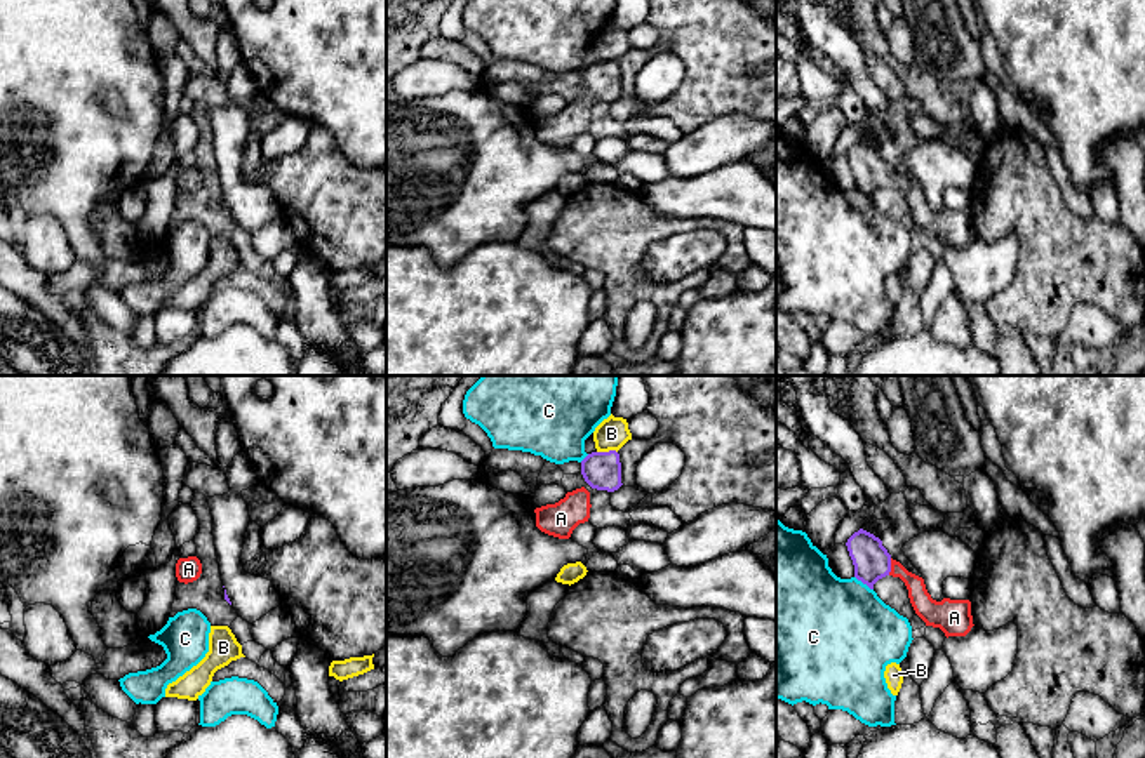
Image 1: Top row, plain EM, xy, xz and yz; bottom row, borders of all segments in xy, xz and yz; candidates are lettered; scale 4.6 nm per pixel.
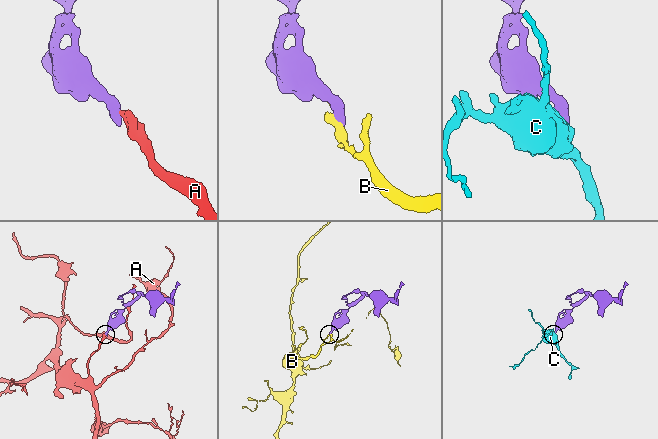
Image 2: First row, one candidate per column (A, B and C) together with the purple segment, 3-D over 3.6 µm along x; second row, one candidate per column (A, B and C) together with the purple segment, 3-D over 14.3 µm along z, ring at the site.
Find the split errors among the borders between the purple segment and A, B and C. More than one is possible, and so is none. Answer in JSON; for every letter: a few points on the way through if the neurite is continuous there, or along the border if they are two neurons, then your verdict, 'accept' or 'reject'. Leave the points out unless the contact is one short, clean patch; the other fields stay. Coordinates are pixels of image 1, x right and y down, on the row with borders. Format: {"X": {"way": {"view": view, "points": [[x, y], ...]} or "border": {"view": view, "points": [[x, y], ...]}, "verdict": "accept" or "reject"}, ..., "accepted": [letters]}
{"A": {"way": {"view": "yz", "points": [[872, 562], [890, 567], [916, 586], [924, 605]]}, "verdict": "accept"}, "B": {"border": {"view": "xz", "points": [[616, 451], [597, 452]]}, "verdict": "reject"}, "C": {"border": {"view": "yz", "points": [[855, 576], [872, 590]]}, "verdict": "reject"}, "accepted": ["A"]}

